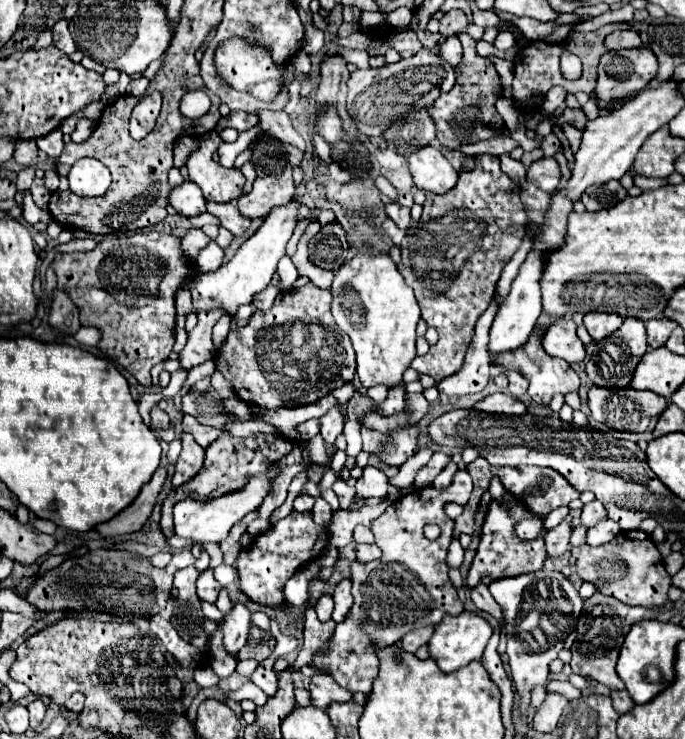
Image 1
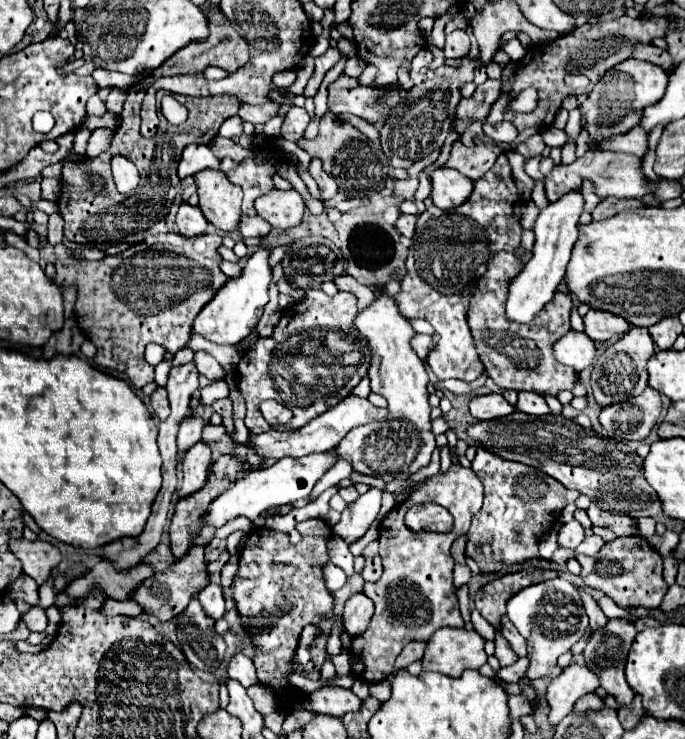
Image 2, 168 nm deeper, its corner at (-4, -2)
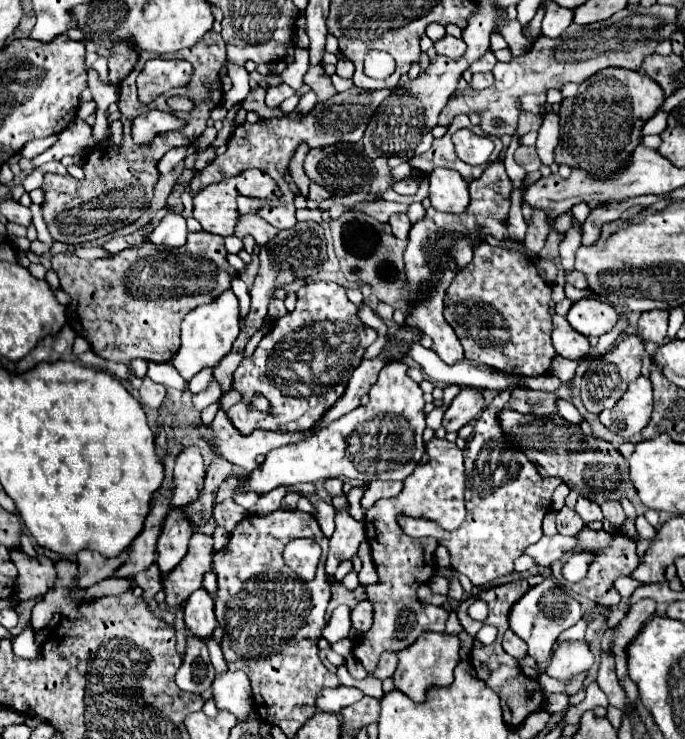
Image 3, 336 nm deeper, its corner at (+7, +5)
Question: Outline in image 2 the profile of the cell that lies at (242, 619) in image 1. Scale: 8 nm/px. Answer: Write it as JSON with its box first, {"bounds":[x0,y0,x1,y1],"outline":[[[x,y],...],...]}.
{"bounds":[229,653,257,689],"outline":[[[235,653],[229,661],[229,677],[231,679],[237,679],[245,689],[255,685],[257,683],[257,675],[255,675],[255,665],[249,657],[241,655],[241,653]]]}

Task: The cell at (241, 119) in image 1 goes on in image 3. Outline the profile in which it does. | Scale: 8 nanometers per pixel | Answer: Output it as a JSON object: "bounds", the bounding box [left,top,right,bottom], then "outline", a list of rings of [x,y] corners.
{"bounds":[266,84,296,108],"outline":[[[286,84],[272,86],[272,88],[268,88],[266,104],[268,104],[270,108],[276,108],[276,106],[280,106],[286,98],[290,98],[290,96],[294,96],[294,94],[296,94],[296,90],[294,90],[294,88],[290,88],[290,86],[286,86]]]}

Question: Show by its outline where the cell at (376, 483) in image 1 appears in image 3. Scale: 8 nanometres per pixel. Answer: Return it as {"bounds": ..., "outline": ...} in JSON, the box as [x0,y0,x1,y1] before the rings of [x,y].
{"bounds":[326,510,366,576],"outline":[[[348,510],[336,512],[336,530],[330,538],[330,552],[326,559],[326,572],[328,576],[334,576],[336,568],[344,560],[352,560],[352,556],[358,552],[360,542],[366,540],[364,524],[356,522]]]}

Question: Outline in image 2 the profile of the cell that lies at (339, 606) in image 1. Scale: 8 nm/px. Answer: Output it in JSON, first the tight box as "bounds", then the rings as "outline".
{"bounds":[343,593,373,637],"outline":[[[363,593],[351,595],[347,599],[345,611],[343,611],[343,627],[345,627],[345,631],[351,637],[361,635],[363,629],[367,629],[371,615],[373,615],[373,603]]]}

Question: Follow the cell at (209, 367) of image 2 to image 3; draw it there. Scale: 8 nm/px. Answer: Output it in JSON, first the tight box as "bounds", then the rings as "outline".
{"bounds":[172,290,240,382],"outline":[[[232,290],[220,294],[212,304],[198,306],[182,320],[182,346],[172,358],[174,368],[178,374],[188,382],[204,368],[214,368],[232,348],[236,336],[240,332],[240,316],[238,316],[238,298]]]}

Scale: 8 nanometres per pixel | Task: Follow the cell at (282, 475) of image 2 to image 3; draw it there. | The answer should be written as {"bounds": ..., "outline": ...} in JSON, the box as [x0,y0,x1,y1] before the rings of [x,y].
{"bounds":[236,362,426,494],"outline":[[[390,362],[384,366],[384,370],[380,370],[378,374],[378,380],[376,384],[370,388],[370,402],[364,406],[364,408],[356,408],[352,410],[350,414],[344,414],[344,418],[338,418],[336,422],[324,426],[324,430],[320,430],[320,434],[314,434],[312,438],[306,438],[304,442],[296,442],[292,446],[282,446],[282,448],[276,448],[272,452],[268,452],[266,456],[266,462],[260,466],[260,470],[254,470],[250,474],[250,478],[246,480],[246,488],[238,488],[236,492],[242,492],[242,490],[252,490],[256,494],[266,494],[270,492],[272,488],[276,486],[296,486],[296,484],[302,484],[302,482],[316,482],[316,480],[326,480],[326,478],[356,478],[356,480],[364,480],[364,482],[372,482],[372,480],[400,480],[404,482],[408,478],[408,474],[412,474],[412,470],[416,470],[416,466],[420,464],[422,460],[422,454],[424,454],[424,440],[422,440],[422,432],[426,428],[426,414],[424,414],[424,398],[422,398],[422,390],[420,386],[408,378],[406,374],[408,366],[404,362]]]}

